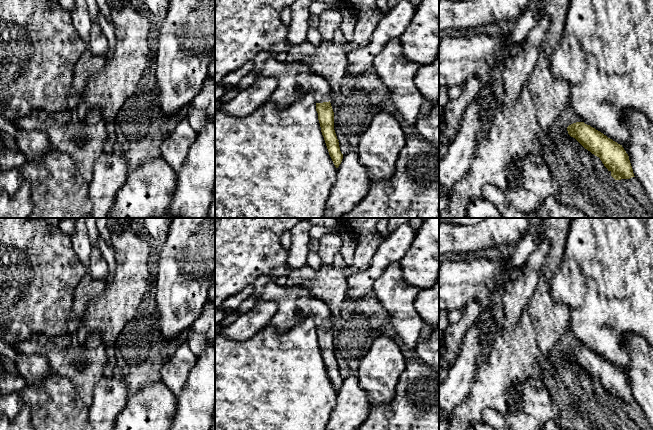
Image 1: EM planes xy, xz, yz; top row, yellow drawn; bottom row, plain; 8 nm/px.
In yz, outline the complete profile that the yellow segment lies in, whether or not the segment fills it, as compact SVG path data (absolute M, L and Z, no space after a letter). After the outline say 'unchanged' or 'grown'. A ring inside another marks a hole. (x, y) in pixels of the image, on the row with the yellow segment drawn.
M584 122L569 125L567 131L585 149L600 158L615 180L635 177L629 156L622 145Z; unchanged

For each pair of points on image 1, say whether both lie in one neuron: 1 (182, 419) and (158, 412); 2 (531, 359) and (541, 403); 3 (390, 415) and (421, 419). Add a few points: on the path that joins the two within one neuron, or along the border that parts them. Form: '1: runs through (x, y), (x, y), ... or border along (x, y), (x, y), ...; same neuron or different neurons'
1: border along (177, 396), (177, 407), (173, 419); different neurons
2: border along (513, 383), (538, 377), (551, 395); different neurons
3: runs through (398, 419), (413, 419); same neuron

